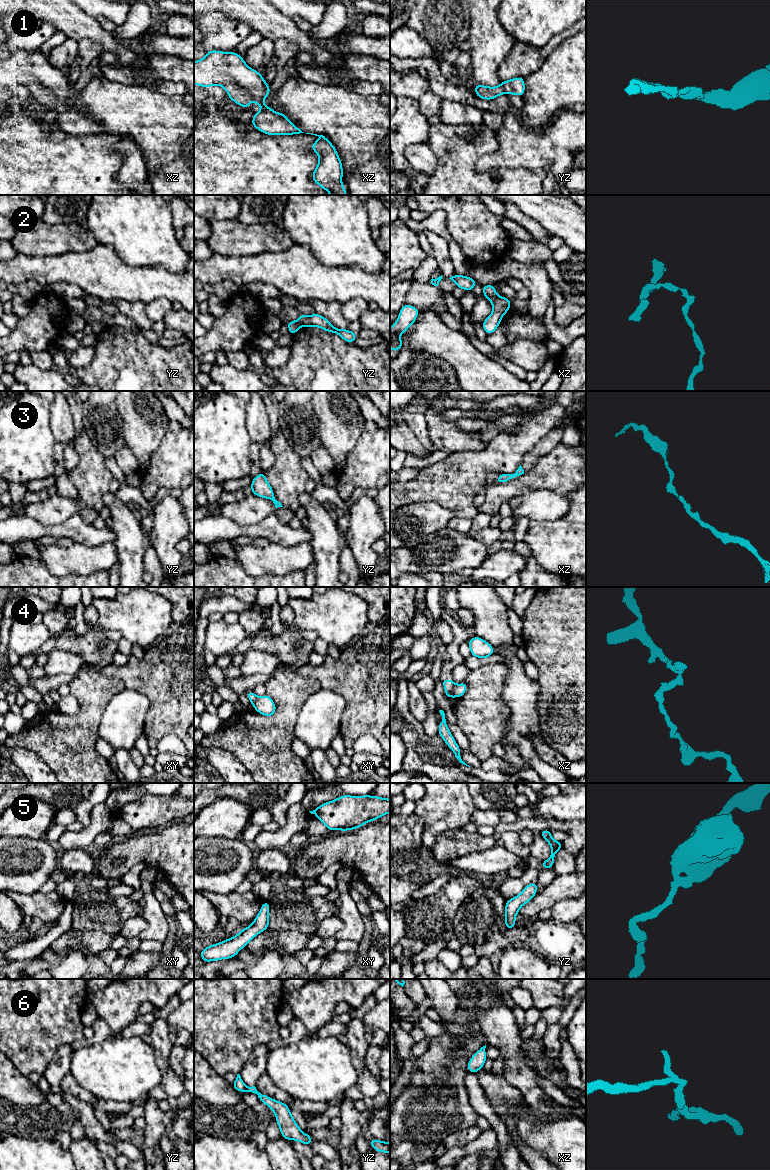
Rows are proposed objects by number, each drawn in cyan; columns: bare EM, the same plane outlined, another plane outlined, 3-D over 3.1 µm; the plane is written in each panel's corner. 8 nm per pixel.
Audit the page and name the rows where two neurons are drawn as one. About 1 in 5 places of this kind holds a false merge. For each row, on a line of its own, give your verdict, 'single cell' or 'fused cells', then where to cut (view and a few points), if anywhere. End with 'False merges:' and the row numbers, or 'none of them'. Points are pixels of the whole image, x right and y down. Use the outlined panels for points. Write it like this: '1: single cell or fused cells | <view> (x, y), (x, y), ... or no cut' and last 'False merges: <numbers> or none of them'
1: single cell | no cut
2: fused cells | xz (497, 297), (491, 301)
3: single cell | no cut
4: fused cells | xz (454, 684), (450, 697)
5: single cell | no cut
6: single cell | no cut
False merges: 2, 4

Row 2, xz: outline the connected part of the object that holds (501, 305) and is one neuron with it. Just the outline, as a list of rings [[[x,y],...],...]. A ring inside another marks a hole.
[[[499,296],[492,301],[492,313],[482,323],[487,335],[492,334],[498,328],[502,317],[510,310],[510,307],[511,300],[503,296]]]

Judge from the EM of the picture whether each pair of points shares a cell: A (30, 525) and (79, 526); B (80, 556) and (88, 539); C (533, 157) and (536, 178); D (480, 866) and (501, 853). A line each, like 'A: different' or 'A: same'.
A: same
B: different
C: different
D: same

